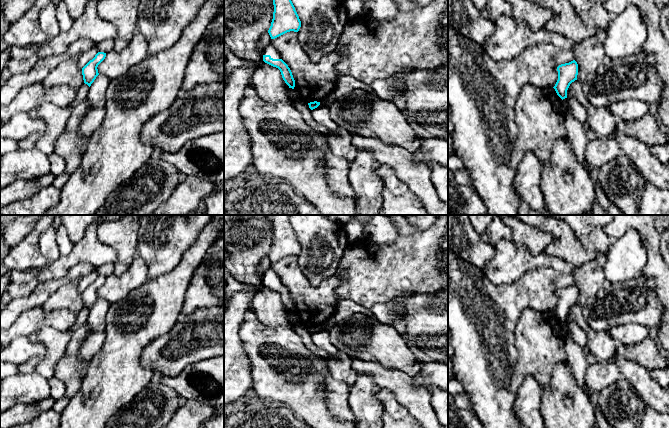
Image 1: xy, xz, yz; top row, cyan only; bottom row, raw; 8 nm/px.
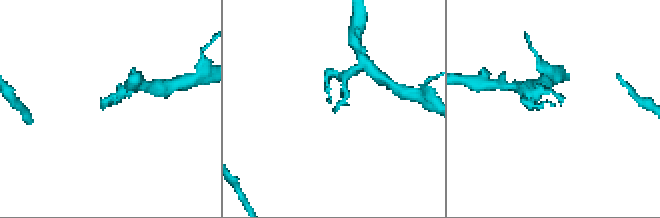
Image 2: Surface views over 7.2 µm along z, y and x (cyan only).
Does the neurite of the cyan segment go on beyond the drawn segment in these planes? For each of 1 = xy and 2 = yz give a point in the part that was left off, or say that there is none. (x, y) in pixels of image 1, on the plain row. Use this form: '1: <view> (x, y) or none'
1: none
2: none

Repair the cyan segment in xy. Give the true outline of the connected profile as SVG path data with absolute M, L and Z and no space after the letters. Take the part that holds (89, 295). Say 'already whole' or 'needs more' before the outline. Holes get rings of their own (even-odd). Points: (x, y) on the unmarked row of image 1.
already whole; M98 276L95 281L82 292L84 307L89 311L99 299L97 291L105 283L105 281L106 277Z

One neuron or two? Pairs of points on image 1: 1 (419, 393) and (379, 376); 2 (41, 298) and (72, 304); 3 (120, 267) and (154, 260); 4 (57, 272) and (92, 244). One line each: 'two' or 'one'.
1: one
2: two
3: two
4: one

